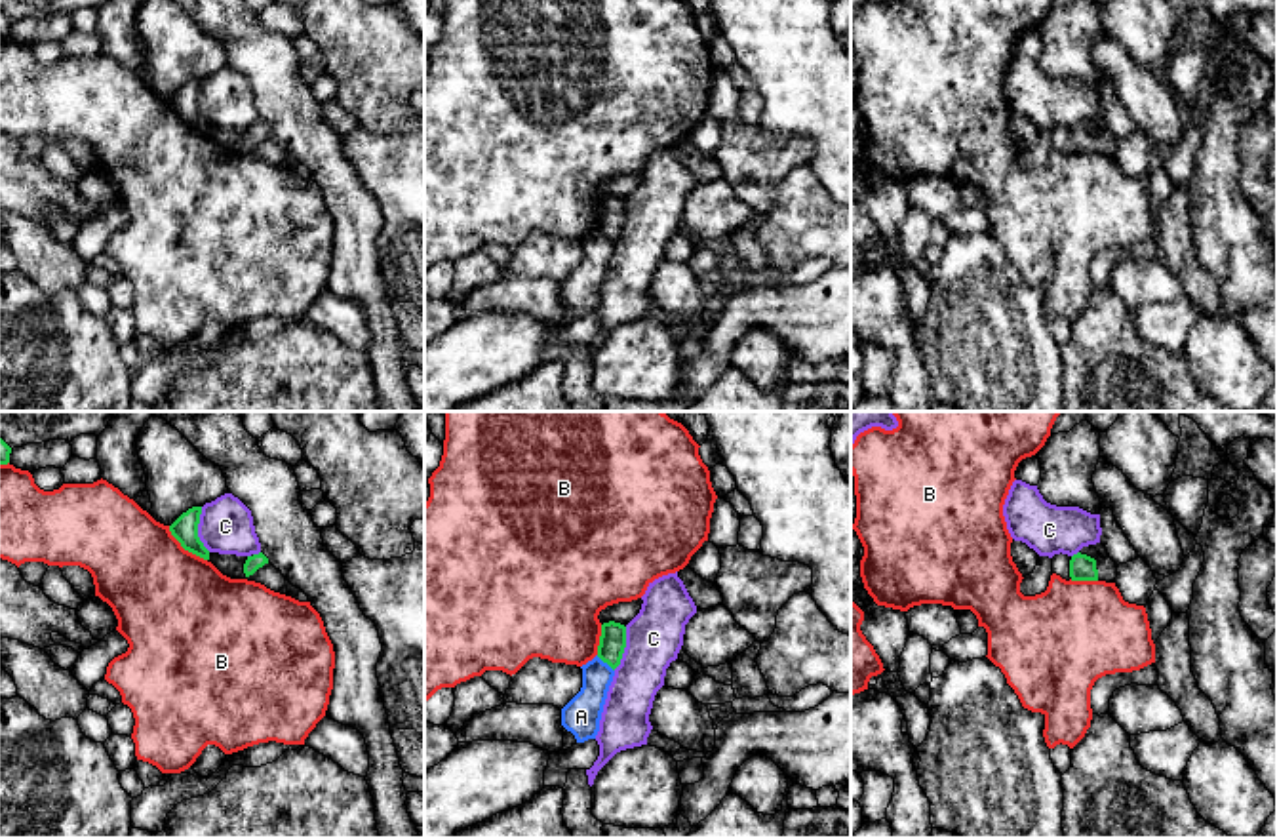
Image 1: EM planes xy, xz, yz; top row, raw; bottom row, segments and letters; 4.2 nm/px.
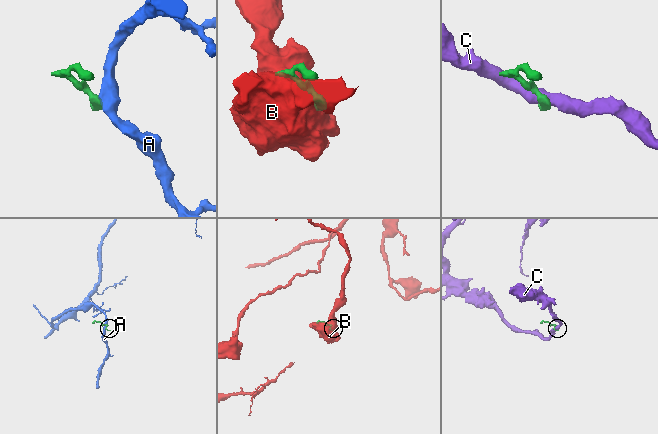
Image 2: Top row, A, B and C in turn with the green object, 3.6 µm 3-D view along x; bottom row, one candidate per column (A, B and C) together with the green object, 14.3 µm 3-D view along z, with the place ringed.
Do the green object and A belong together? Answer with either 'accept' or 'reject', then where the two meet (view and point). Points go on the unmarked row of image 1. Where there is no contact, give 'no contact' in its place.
reject | xz (606, 235)

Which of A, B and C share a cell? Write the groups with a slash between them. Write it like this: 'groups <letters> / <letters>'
groups A / B / C

